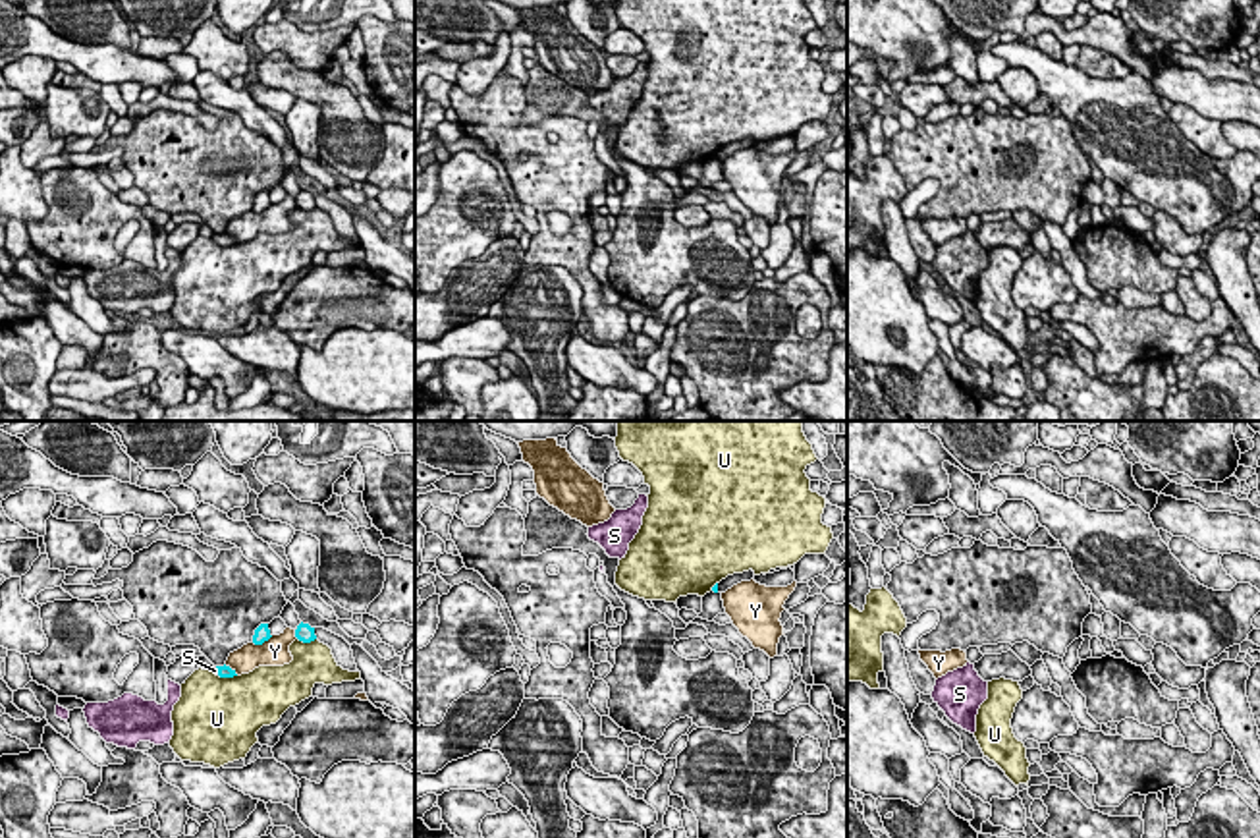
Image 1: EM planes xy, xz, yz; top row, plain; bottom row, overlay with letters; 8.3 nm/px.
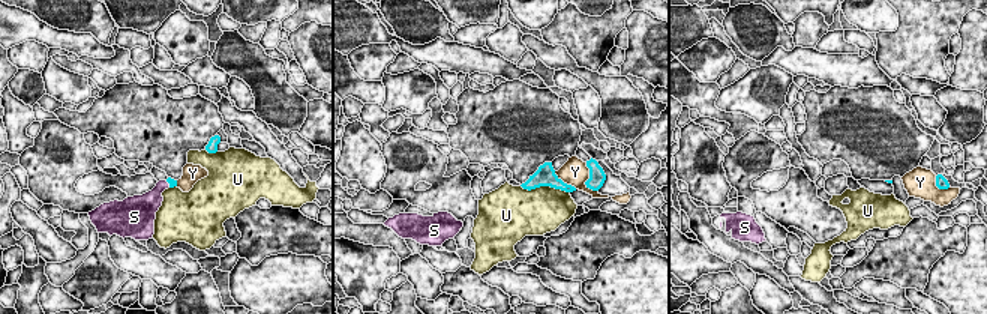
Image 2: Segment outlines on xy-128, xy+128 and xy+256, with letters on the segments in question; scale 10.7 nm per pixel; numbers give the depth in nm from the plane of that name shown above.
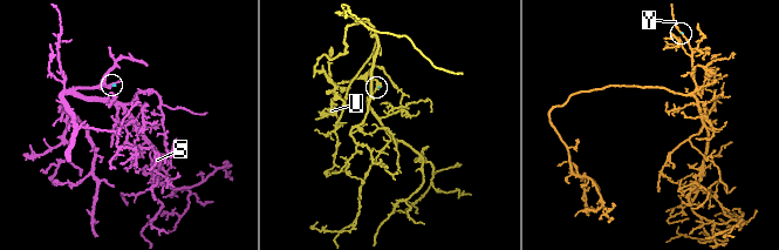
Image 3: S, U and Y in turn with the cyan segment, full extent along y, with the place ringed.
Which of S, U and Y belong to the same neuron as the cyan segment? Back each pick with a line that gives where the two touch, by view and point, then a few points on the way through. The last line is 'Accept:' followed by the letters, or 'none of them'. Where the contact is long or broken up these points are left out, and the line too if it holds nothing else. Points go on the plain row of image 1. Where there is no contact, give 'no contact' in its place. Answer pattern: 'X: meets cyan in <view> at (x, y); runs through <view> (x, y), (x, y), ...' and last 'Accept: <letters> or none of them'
S: meets cyan in xy at (217, 236); runs through xy (224, 238), (217, 236), (215, 238)
Accept: S

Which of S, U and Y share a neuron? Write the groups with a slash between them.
S / U / Y

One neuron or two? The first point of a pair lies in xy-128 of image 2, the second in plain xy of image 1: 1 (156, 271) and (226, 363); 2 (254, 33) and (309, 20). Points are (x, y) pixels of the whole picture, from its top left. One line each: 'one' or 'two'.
1: one
2: two

